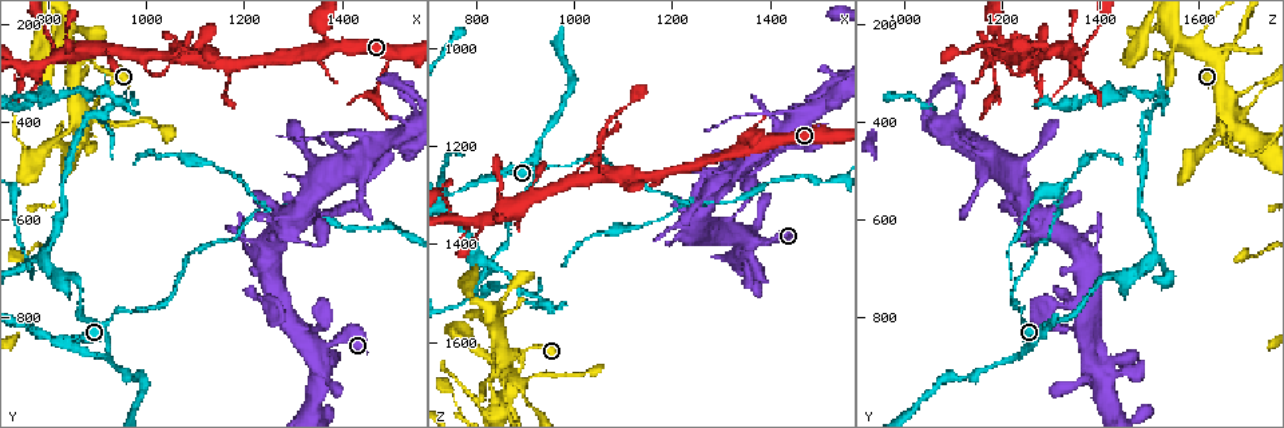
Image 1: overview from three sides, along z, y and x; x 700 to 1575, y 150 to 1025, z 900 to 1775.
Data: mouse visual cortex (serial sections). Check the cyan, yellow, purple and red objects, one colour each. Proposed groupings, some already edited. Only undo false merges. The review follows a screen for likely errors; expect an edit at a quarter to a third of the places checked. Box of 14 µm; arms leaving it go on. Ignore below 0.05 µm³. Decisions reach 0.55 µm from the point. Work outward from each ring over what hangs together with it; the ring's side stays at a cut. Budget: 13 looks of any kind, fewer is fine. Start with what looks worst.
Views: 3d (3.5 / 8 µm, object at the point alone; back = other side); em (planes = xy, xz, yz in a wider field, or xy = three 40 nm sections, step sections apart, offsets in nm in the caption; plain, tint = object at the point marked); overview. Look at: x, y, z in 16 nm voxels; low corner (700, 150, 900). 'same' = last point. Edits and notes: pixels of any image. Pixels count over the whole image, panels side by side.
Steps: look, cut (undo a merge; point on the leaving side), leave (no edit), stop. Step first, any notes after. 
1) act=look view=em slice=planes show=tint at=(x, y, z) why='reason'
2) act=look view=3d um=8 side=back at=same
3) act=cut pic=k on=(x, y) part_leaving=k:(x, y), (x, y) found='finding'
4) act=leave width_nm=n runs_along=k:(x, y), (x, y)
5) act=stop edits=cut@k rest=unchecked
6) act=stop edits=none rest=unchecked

act=look view=3d um=8 at=(1455, 340, 1195) why='abrupt turn'

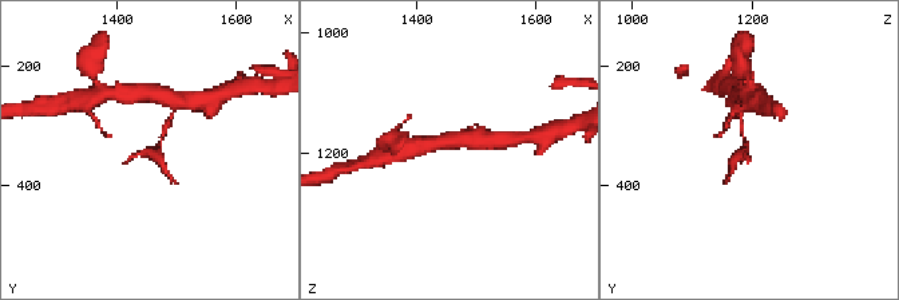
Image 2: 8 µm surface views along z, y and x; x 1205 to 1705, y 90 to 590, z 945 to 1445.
act=look view=em slice=xy step=2 show=tint at=(1465, 340, 1190) why='shape alone is not enough'

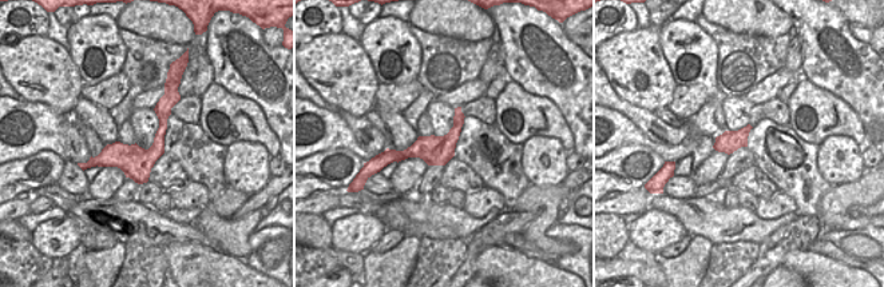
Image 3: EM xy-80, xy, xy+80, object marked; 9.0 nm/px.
act=leave runs_along=2:(740, 119), (747, 150), (727, 181) found='one cell here'

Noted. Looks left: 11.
act=look view=3d um=8 at=(865, 280, 1625) why='calibre changes'

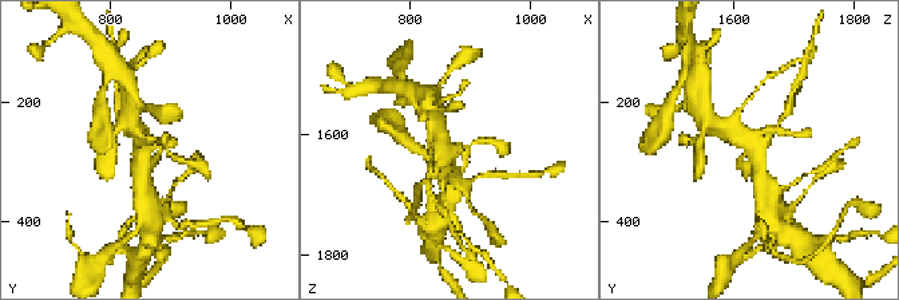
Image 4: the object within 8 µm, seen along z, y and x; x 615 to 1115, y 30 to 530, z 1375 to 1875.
act=look view=3d um=3.5 at=(860, 270, 1630) why='zoom in'

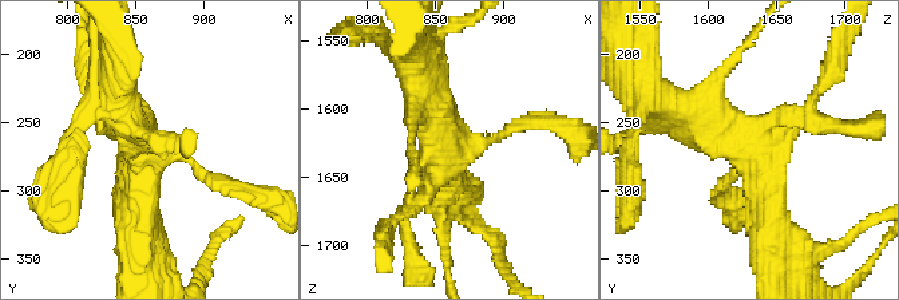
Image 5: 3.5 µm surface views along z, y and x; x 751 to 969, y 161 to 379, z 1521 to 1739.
act=look view=em slice=xy step=5 show=tint at=(868, 276, 1628) arms=4 arm_widths_nm=150,200,400,500 why='need the tissue'

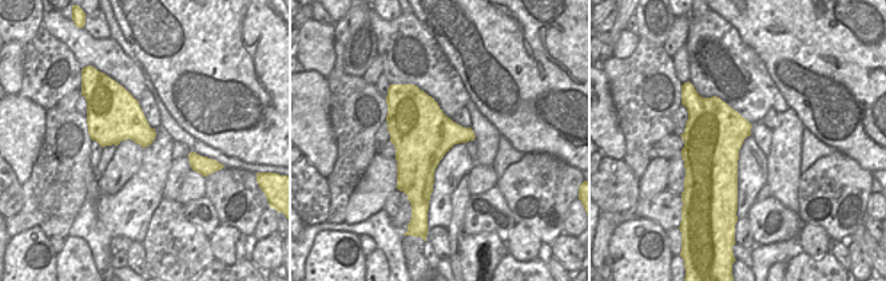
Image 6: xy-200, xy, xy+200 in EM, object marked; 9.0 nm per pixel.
act=leave runs_along=5:(531, 121), (466, 141), (438, 172) found='all the same cell'

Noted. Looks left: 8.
act=look view=3d um=3.5 at=(1100, 665, 1260) why='thin neck'

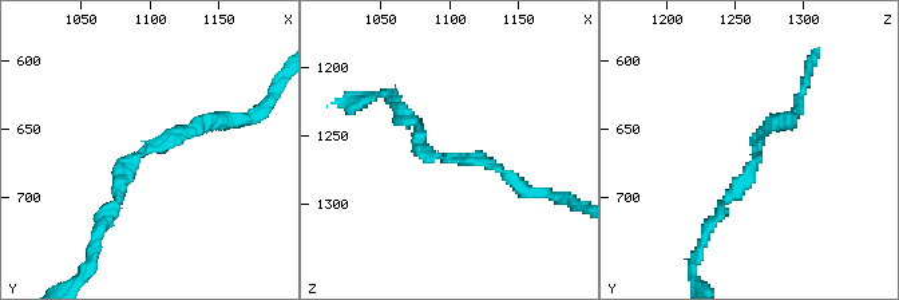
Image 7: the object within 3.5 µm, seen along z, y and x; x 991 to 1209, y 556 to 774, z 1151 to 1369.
act=look view=em slice=xy step=1 show=tint at=(1098, 670, 1264) arm_widths_nm=100,150

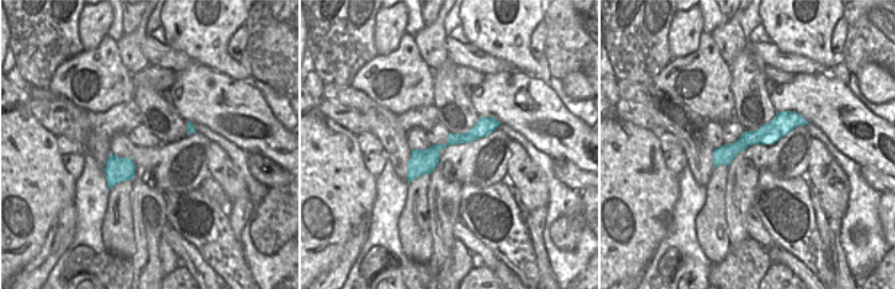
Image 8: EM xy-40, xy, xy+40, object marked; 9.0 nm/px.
act=look view=em slice=planes show=tint at=same why='another direction'

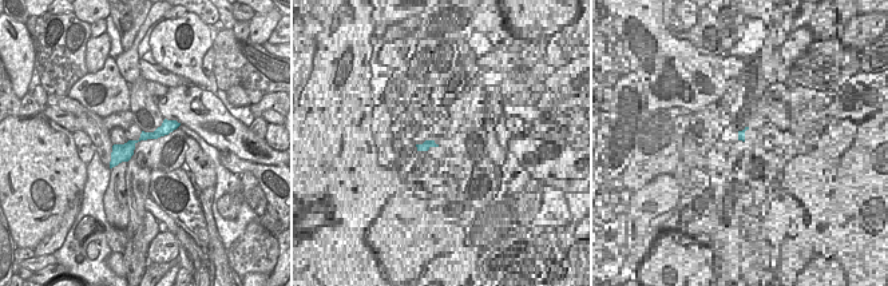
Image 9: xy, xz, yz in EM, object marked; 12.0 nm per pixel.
act=leave runs_along=7:(109, 214), (134, 157), (220, 119) found='all the same cell'

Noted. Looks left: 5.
act=look view=3d um=3.5 at=(1250, 580, 1320) why='abrupt turn'

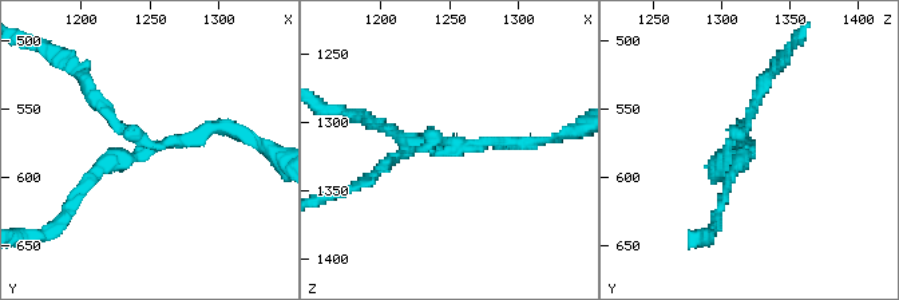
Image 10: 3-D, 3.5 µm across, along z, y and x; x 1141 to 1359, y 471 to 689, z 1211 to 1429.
act=look view=em slice=xy step=2 show=tint at=(1248, 580, 1320) arms=3 arm_widths_nm=150,150,150

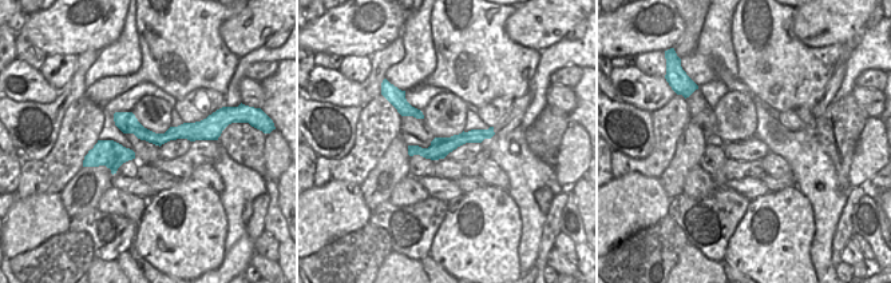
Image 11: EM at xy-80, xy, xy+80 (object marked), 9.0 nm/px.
act=leave runs_along=11:(117, 116), (150, 136), (204, 134) found='continuous, no second cell'

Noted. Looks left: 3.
act=look view=3d um=3.5 side=back at=(800, 460, 1730) why='calibre changes'

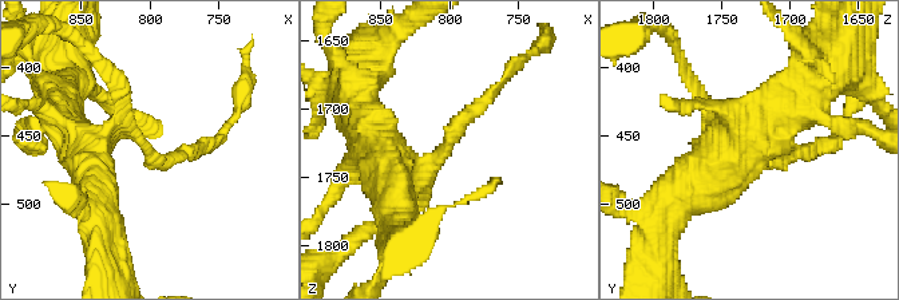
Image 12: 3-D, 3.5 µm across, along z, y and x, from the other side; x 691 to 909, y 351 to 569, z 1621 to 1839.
act=look view=em slice=xy step=5 show=tint at=(808, 454, 1732) why='now the EM'

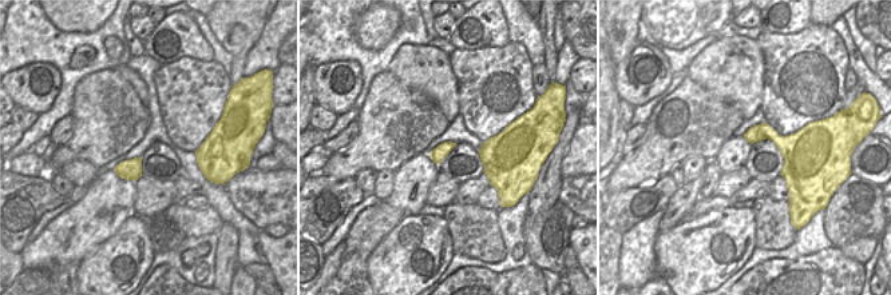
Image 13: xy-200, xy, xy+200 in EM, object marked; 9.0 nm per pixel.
act=cut pic=12 on=(114, 78) part_leaving=12:(119, 134), (133, 134), (157, 162), (206, 142) found='two cells meet here'

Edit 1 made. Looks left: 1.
act=stop edits=cut@12 rest=unchecked

